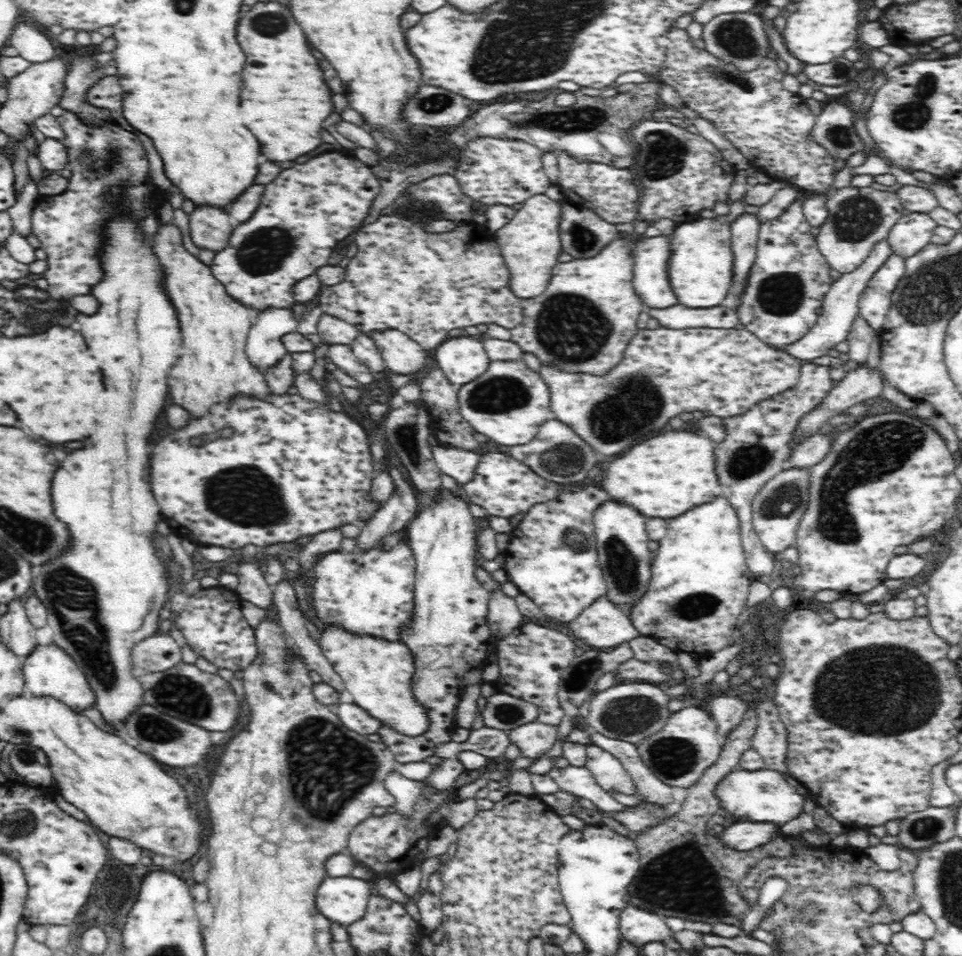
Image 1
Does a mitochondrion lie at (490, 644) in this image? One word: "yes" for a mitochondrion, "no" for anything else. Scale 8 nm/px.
no

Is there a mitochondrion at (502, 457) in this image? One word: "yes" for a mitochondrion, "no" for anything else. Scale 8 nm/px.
no

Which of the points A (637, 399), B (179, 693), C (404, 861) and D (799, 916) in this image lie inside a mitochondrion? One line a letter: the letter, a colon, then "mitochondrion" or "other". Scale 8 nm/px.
A: mitochondrion
B: mitochondrion
C: other
D: mitochondrion

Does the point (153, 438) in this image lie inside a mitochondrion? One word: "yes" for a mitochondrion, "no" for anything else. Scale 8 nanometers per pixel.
no

